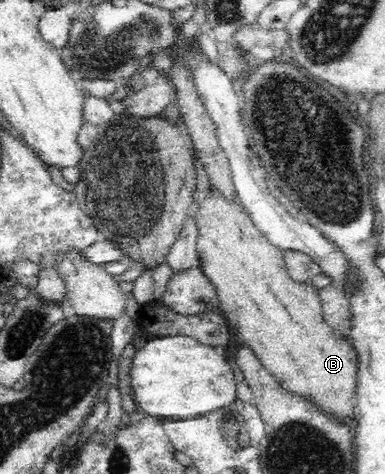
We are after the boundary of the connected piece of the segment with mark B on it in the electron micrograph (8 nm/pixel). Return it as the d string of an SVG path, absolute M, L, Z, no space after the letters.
M173 62L169 71L178 98L175 106L186 121L186 127L194 143L198 158L204 166L213 187L197 196L194 204L198 204L198 260L202 261L204 273L208 275L212 285L216 287L219 297L217 309L229 322L229 326L235 333L240 334L244 346L250 347L255 357L264 365L264 369L272 374L282 390L287 390L293 396L299 396L311 404L313 408L327 414L331 420L339 420L350 424L354 418L354 396L358 385L358 353L350 346L349 337L342 337L324 321L321 301L318 295L319 289L310 282L298 282L287 271L287 266L282 250L274 246L257 224L249 217L250 210L243 206L239 200L236 187L234 186L233 174L226 154L220 146L217 129L211 117L198 96L195 84L191 80L191 74L185 64Z

